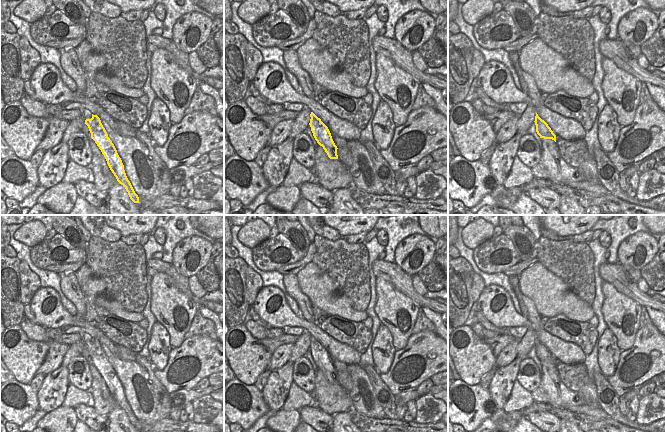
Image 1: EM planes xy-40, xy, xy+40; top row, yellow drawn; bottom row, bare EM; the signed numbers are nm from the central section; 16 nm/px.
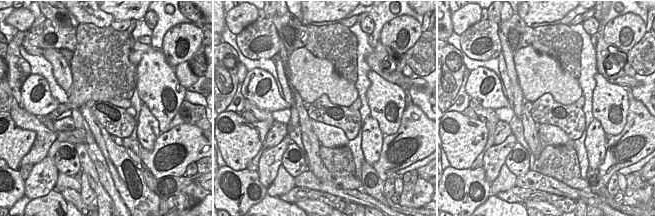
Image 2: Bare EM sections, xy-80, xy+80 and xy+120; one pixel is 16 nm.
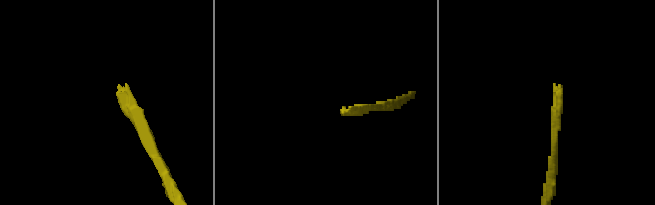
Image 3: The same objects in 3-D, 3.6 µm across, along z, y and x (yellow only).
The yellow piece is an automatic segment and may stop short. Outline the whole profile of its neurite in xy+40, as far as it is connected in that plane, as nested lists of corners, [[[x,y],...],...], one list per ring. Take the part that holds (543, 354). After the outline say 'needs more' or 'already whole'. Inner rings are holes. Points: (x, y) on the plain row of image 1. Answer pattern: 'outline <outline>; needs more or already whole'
outline [[[537,337],[534,346],[536,349],[536,356],[540,362],[552,363],[556,366],[556,359],[553,357],[548,348],[538,340]]]; already whole

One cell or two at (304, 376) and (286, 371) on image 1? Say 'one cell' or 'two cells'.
two cells

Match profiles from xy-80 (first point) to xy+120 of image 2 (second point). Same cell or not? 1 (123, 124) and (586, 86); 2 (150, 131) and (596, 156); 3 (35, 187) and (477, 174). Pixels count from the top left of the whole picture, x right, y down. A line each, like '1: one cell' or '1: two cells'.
1: two cells
2: one cell
3: two cells

